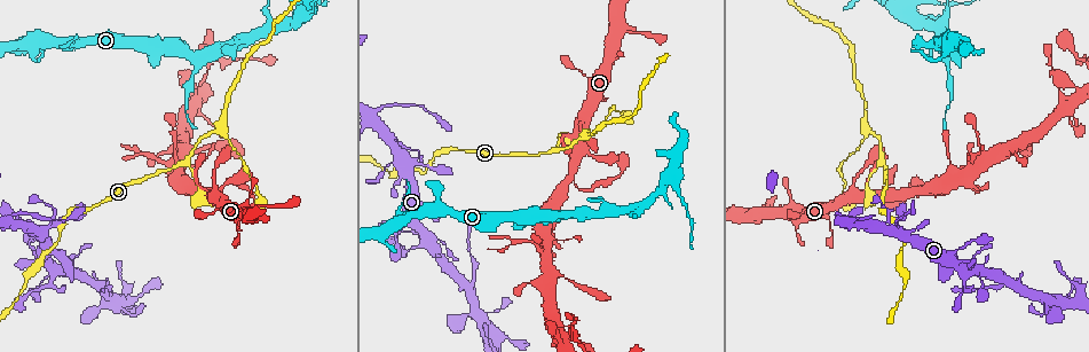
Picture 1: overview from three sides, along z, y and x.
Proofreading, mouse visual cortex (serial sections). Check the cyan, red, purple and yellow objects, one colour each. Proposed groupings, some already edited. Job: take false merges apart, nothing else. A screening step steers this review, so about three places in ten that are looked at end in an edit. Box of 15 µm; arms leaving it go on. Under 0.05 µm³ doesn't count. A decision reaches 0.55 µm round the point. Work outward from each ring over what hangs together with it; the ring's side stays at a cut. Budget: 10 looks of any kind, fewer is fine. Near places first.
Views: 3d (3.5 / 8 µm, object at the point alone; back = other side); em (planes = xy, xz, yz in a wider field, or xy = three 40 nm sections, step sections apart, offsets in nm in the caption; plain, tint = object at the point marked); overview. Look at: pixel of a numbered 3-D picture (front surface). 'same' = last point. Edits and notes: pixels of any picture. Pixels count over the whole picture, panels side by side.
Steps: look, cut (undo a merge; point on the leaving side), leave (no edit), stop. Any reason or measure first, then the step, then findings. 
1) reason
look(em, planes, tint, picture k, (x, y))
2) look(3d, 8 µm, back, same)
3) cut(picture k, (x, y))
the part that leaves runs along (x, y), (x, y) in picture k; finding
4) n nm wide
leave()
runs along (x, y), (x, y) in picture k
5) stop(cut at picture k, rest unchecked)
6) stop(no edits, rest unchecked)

narrows sharply
look(3d, 8 µm, picture 1, (908, 191))

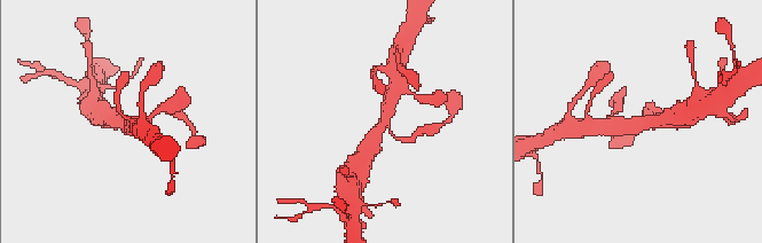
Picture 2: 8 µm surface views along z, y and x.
3 arms; arms of 150, 450, 500 nm; need the tissue
look(em, xy, step 5, tint, picture 2, (643, 123))

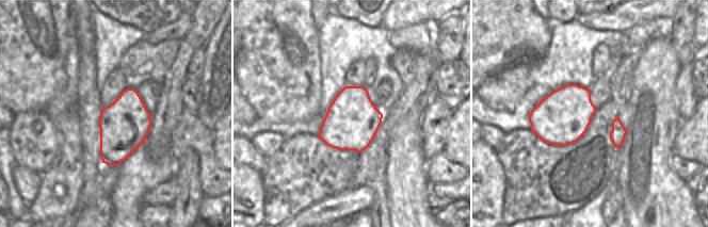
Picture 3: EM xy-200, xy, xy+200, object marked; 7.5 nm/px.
leave()
continuous, no second cell

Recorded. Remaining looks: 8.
four or more arms meet
look(3d, 3.5 µm, picture 1, (171, 162))

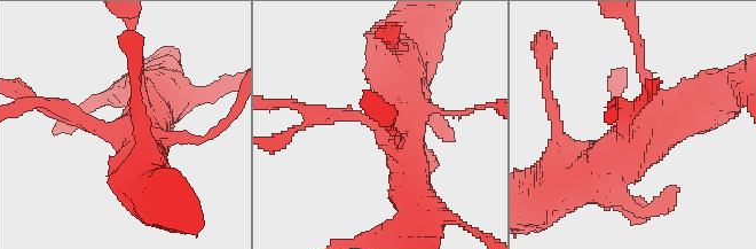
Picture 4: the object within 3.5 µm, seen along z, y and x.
look(em, xy, step 1, tint, picture 4, (628, 131))

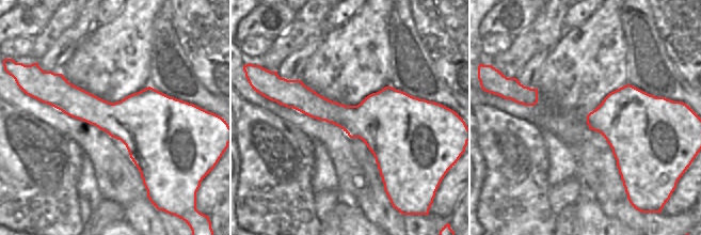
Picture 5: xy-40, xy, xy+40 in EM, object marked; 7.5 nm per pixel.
leave()
runs along (573, 193), (617, 150), (691, 108) in picture 4; continuous, no second cell

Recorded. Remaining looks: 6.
sharp bend
look(3d, 3.5 µm, picture 1, (466, 288))

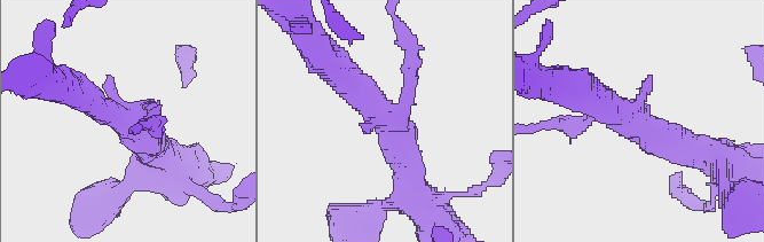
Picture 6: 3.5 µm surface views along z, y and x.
look(em, xy, step 5, tint, picture 6, (388, 118))

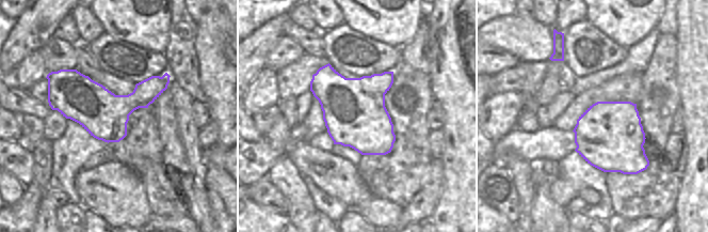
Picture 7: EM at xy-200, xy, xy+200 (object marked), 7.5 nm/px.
cut(picture 6, (162, 120))
a second cell is stuck on

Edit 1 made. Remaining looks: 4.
a fork
look(3d, 3.5 µm, picture 1, (182, 162))

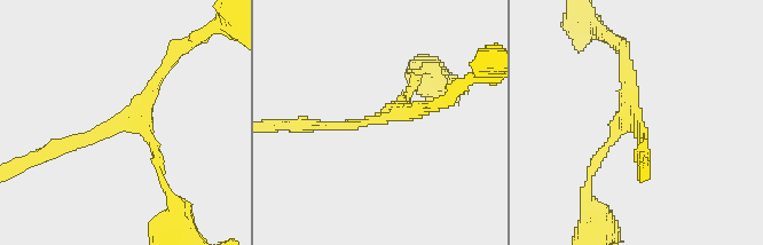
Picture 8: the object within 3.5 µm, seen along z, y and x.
3 arms; arms of 150, 150, 200 nm
look(em, xy, step 3, tint, picture 8, (378, 120))

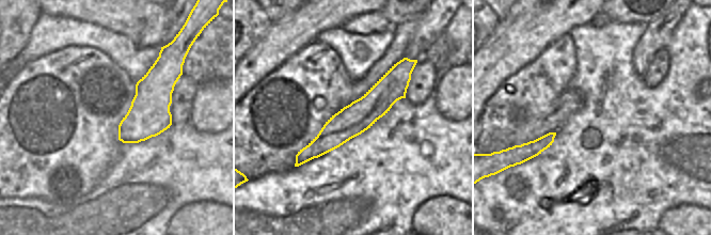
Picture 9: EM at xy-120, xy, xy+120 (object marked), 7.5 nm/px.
leave()
runs along (53, 152), (130, 117), (165, 64) in picture 8; continuous, no second cell

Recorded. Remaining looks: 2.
stop(cut at picture 6, rest unchecked)

